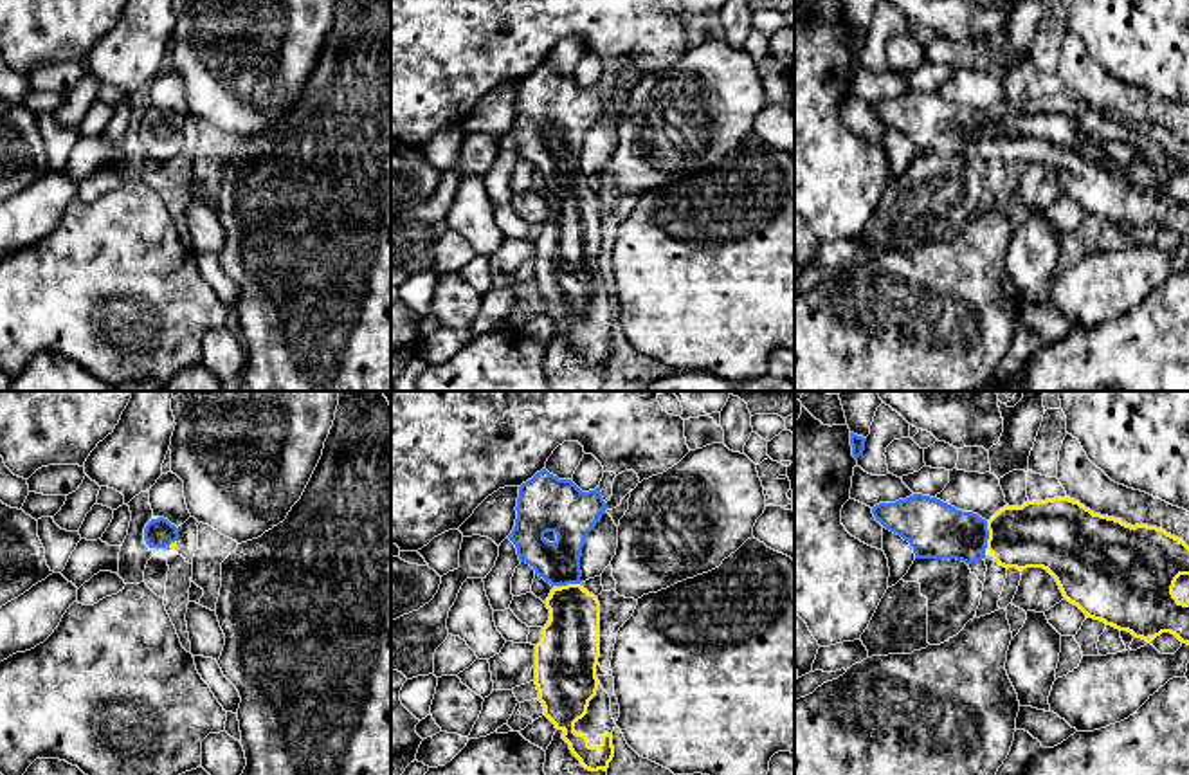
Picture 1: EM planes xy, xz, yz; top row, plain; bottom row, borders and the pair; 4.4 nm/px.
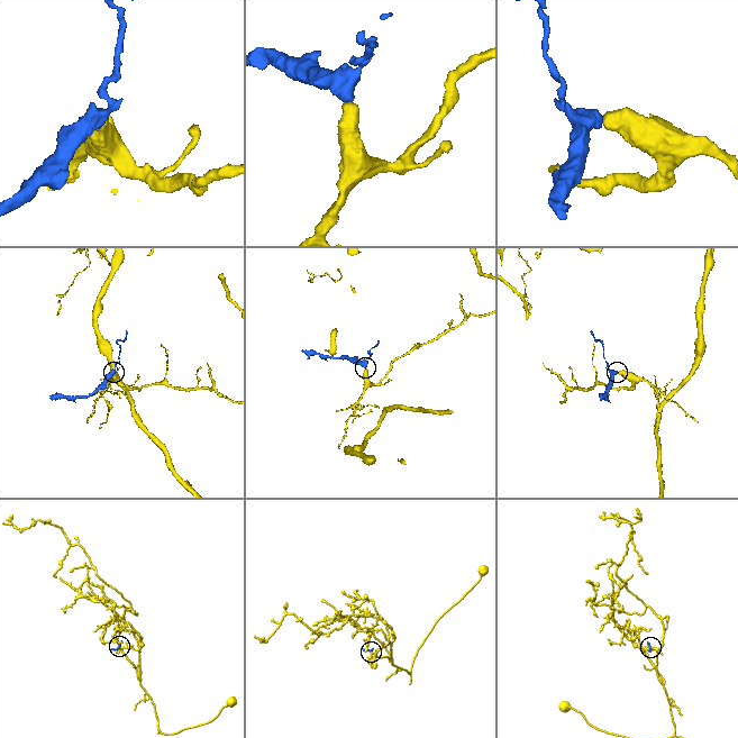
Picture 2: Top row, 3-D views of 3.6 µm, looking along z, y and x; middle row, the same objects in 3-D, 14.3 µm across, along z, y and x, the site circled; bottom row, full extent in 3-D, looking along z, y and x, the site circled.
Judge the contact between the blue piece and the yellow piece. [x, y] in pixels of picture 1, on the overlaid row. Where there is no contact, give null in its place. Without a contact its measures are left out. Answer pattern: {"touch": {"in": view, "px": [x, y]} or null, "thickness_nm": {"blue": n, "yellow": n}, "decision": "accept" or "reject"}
{"touch": {"in": "yz", "px": [988, 534]}, "thickness_nm": {"blue": 260, "yellow": 300}, "decision": "accept"}

